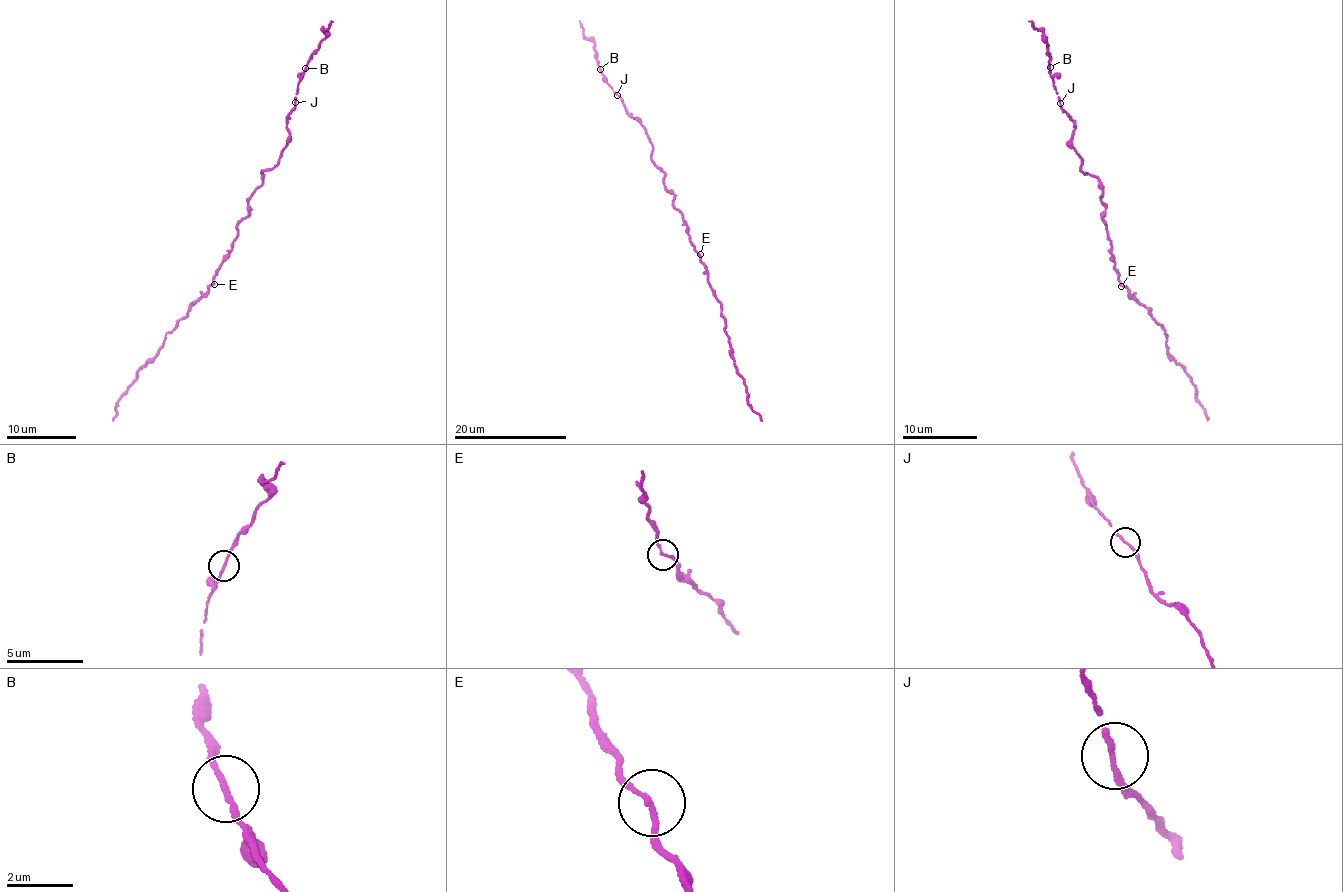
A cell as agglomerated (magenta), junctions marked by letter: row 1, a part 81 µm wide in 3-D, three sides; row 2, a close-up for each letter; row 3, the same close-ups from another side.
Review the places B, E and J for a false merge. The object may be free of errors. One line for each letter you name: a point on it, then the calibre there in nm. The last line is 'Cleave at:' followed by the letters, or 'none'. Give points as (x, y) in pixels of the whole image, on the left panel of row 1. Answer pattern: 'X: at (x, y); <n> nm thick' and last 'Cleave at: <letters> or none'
Cleave at: none

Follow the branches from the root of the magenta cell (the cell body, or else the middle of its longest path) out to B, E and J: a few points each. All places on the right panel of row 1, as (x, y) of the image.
B: (1105, 229), (1102, 184), (1081, 171), (1081, 157), (1070, 141), (1075, 122), (1060, 106), (1050, 67)
E: (1105, 229), (1111, 240), (1111, 261), (1122, 285)
J: (1105, 229), (1102, 184), (1081, 171), (1081, 157), (1070, 141), (1075, 122), (1060, 103)

